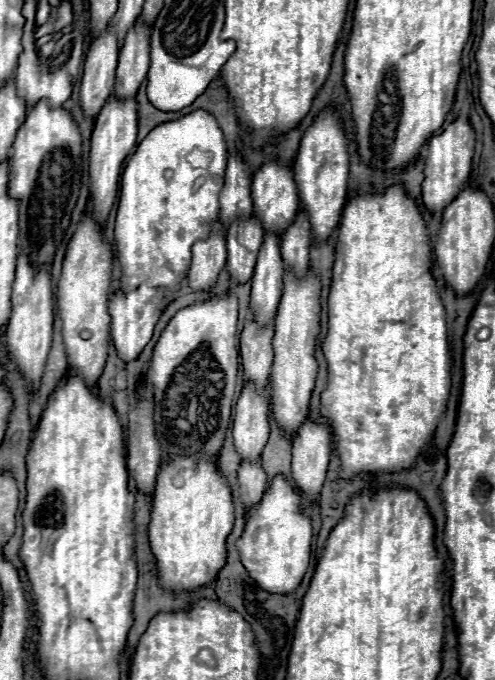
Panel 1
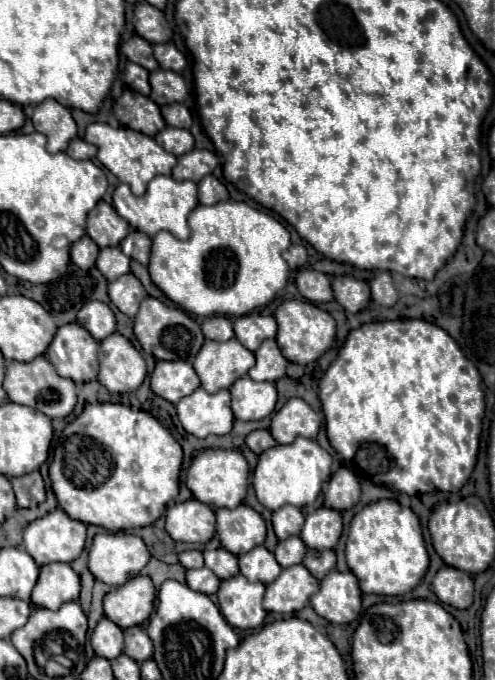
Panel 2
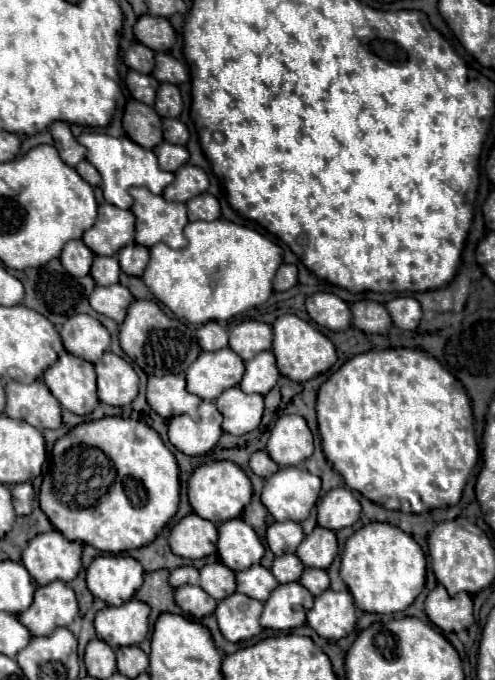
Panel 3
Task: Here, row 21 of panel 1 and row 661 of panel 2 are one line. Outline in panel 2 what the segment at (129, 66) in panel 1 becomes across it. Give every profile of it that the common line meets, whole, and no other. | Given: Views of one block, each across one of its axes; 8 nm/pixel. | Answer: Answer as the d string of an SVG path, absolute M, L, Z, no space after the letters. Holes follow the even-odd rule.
M132 626L130 630L124 630L124 638L126 638L124 654L134 658L136 662L152 658L152 642L142 626Z

